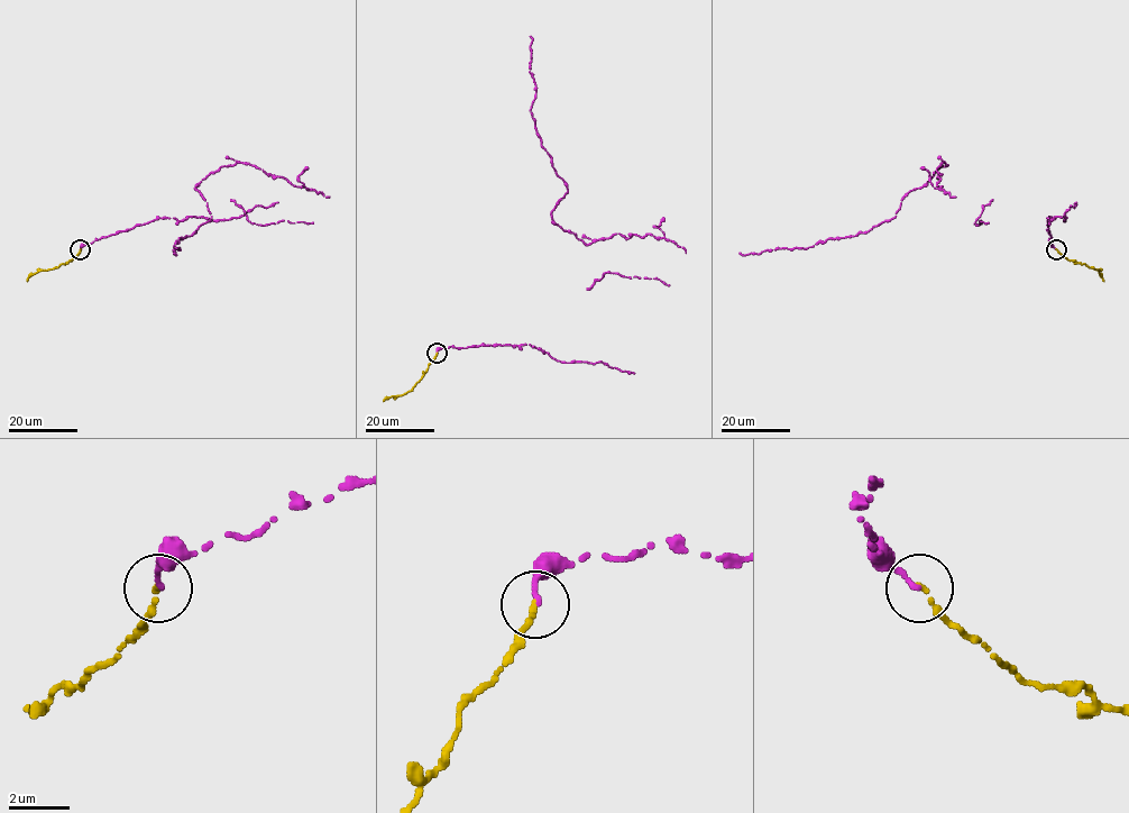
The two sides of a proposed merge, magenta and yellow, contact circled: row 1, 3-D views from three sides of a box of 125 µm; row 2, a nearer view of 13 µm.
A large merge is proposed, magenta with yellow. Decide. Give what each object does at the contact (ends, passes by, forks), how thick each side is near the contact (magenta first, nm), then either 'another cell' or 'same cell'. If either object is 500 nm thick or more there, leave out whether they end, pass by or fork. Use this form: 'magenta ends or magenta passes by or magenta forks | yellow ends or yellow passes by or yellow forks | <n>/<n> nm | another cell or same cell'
magenta ends | yellow ends | 170/180 nm | same cell

